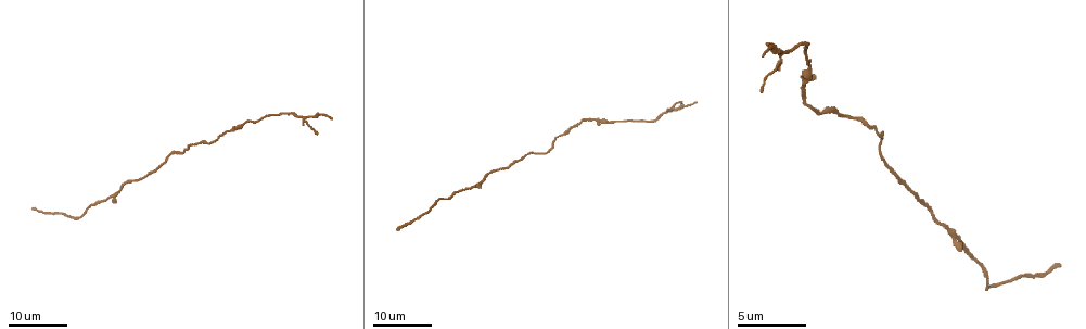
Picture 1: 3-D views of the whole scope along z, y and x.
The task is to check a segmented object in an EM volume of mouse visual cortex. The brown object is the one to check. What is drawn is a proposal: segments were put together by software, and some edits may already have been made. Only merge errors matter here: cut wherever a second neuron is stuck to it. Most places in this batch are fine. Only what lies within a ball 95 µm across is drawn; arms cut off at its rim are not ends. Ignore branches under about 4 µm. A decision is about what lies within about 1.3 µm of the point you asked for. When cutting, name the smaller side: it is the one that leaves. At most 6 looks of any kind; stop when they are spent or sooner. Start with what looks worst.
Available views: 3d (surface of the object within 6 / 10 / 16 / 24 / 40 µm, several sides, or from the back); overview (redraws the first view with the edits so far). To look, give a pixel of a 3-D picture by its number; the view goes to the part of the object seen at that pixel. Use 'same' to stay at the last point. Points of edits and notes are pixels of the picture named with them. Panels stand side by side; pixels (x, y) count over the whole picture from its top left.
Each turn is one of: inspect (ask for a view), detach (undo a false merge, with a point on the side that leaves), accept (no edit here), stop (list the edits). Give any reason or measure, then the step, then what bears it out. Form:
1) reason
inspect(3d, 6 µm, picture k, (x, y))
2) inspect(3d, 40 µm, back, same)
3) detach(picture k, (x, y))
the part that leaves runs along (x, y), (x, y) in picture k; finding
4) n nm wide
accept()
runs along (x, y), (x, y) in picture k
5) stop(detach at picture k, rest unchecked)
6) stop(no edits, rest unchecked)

calibre changes
inspect(3d, 16 µm, picture 1, (233, 128))

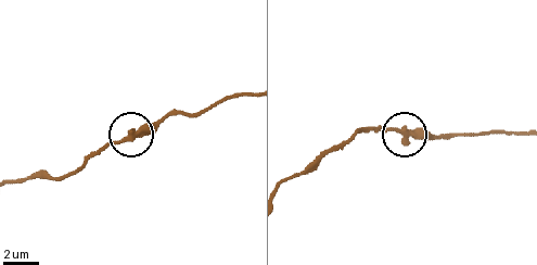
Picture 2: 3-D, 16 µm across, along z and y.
zoom in
inspect(3d, 10 µm, picture 2, (129, 139))

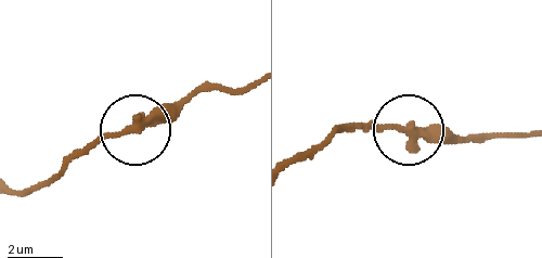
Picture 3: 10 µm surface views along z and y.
inspect(3d, 10 µm, back, picture 3, (407, 130))

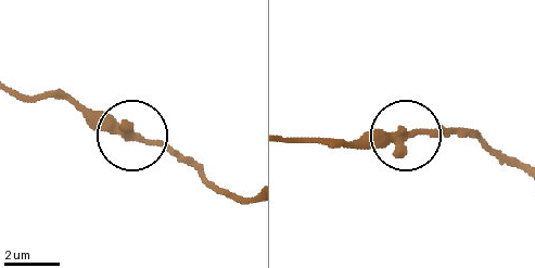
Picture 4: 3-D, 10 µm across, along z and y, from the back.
3 arms
accept()
runs along (246, 202), (183, 157), (99, 127), (52, 97) in picture 4; one neuron here

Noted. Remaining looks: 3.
thick turns thin
inspect(3d, 24 µm, picture 1, (205, 144))

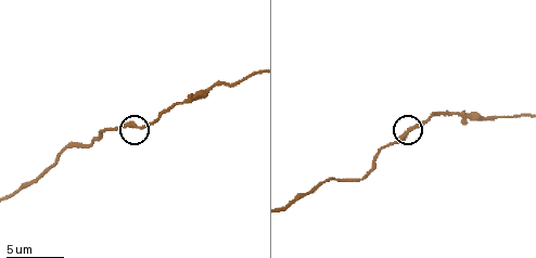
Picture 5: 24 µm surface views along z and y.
inspect(3d, 10 µm, picture 5, (139, 126))

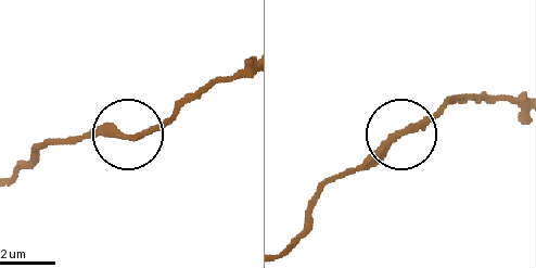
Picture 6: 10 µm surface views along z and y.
accept()
runs along (12, 174), (42, 145), (138, 136), (170, 119) in picture 6; one neuron here

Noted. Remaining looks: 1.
stop(no edits, rest unchecked)

